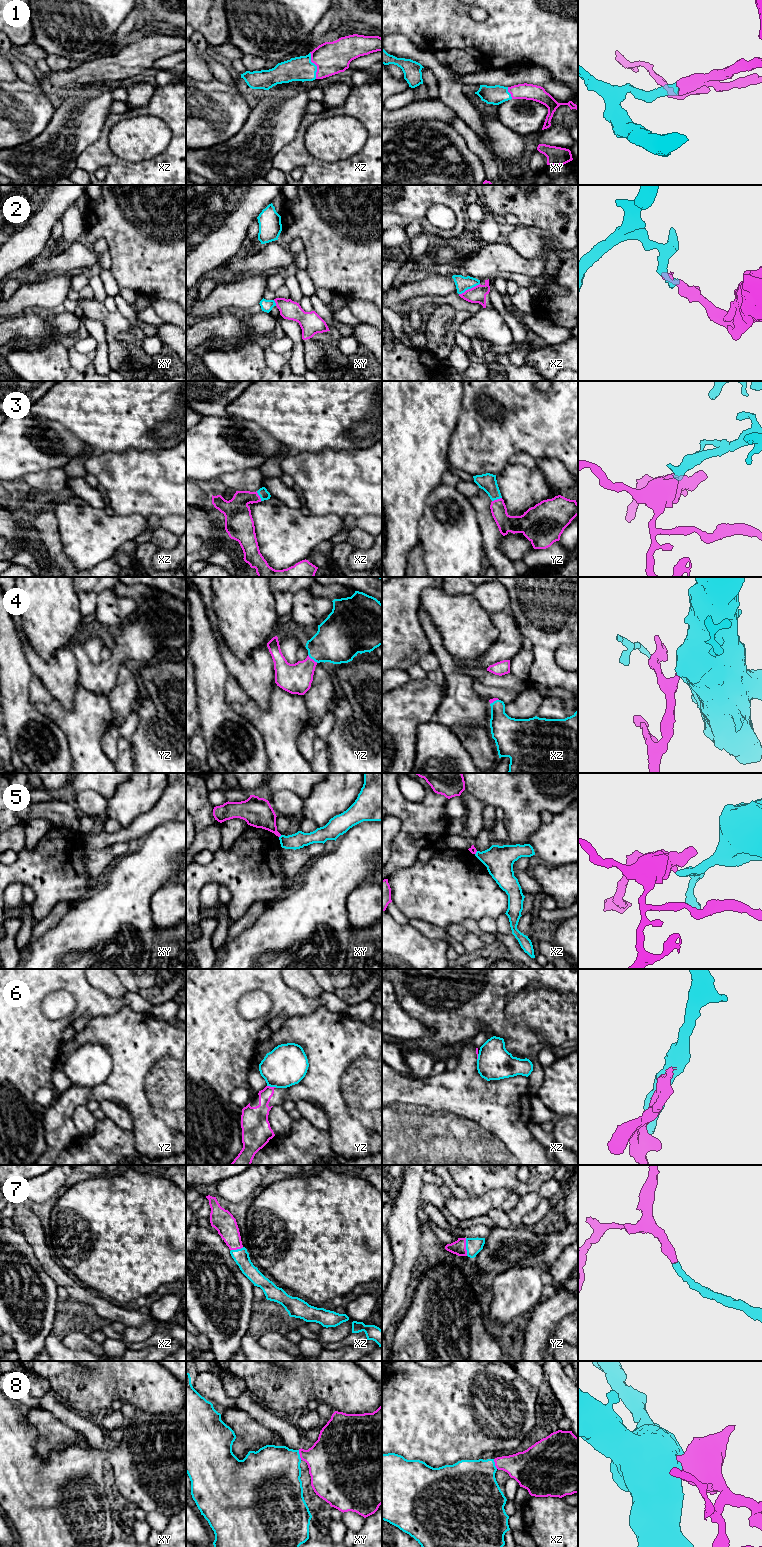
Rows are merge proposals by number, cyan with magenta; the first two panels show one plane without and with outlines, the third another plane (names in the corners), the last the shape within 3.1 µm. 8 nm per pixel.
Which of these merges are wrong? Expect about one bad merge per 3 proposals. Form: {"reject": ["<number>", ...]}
{"reject": ["2", "5", "6"]}

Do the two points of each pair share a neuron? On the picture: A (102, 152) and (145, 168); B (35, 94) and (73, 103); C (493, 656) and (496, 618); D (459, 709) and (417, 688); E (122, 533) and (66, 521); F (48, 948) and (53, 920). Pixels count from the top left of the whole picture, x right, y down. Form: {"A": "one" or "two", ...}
{"A": "one", "B": "two", "C": "one", "D": "two", "E": "one", "F": "two"}

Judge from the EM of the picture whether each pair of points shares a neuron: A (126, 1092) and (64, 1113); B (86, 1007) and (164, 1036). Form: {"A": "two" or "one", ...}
{"A": "one", "B": "two"}

